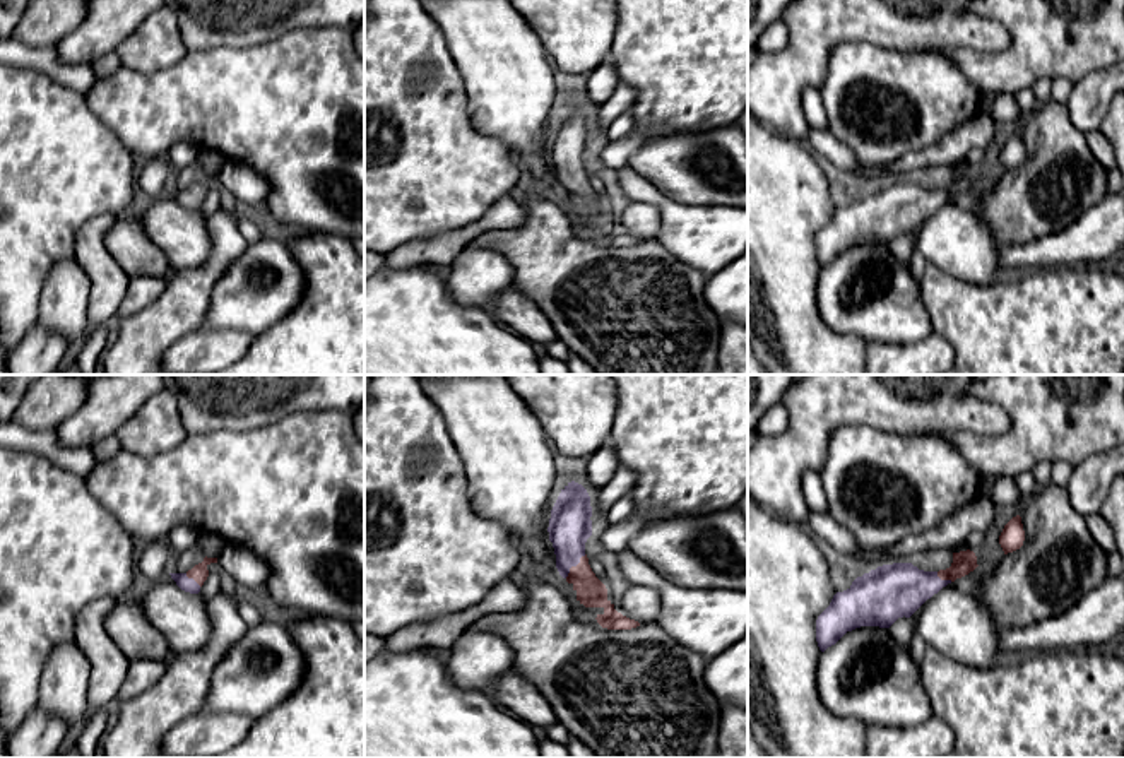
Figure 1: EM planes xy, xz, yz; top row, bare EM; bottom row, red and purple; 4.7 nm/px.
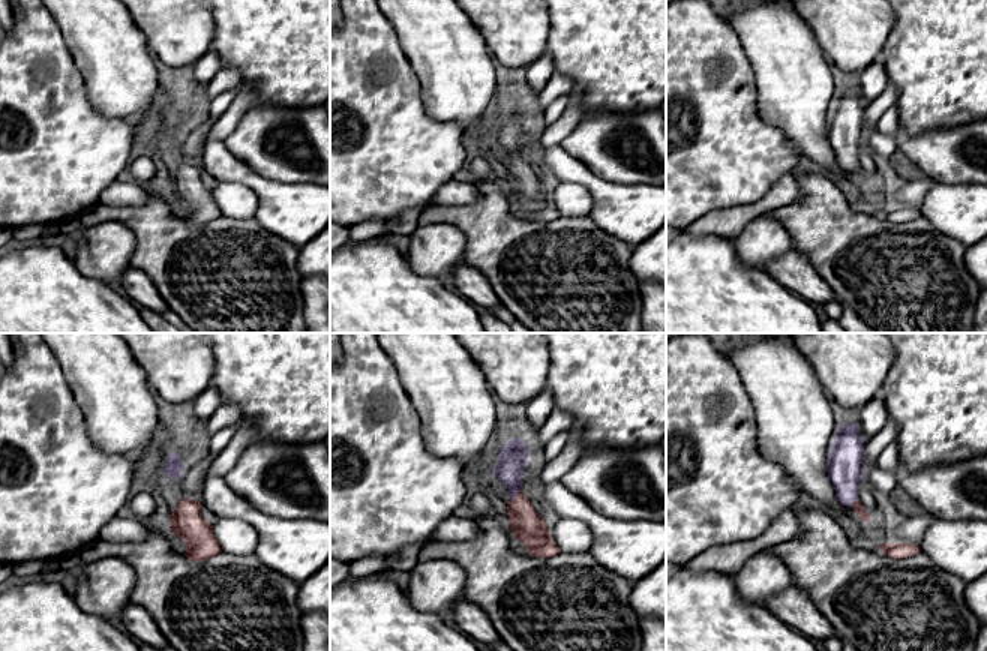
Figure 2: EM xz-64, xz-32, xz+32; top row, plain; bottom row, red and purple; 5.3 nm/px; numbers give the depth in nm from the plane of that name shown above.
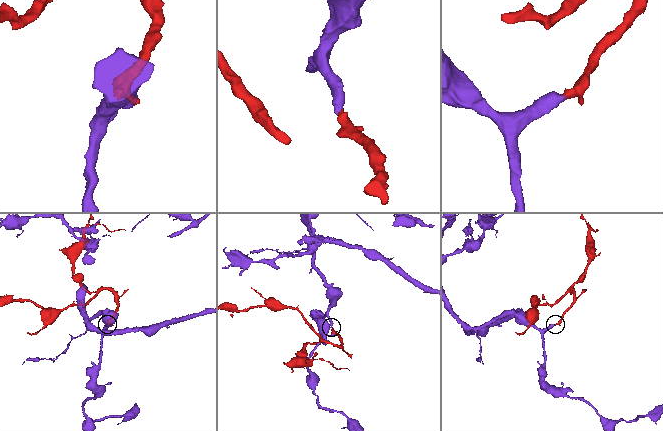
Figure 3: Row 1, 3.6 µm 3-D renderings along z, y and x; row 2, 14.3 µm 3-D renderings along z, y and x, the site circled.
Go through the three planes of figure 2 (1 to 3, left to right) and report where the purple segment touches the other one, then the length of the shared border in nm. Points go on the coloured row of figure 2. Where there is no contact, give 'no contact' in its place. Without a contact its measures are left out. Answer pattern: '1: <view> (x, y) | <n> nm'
1: no contact
2: xz-32 (518, 495) | 90 nm
3: xz+32 (854, 503) | 70 nm

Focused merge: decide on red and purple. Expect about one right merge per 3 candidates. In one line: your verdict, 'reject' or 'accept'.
accept

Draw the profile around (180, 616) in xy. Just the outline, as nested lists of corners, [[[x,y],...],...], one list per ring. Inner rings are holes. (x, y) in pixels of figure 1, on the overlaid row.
[[[171,575],[156,580],[140,597],[140,606],[175,654],[198,650],[212,637],[207,602],[200,594],[181,590]]]

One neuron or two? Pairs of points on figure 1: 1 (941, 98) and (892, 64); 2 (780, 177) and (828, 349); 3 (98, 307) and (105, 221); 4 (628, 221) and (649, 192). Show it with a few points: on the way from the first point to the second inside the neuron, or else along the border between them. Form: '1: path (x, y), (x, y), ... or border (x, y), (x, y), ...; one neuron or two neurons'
1: path (929, 96), (924, 96), (904, 76); one neuron
2: path (780, 221), (780, 305), (784, 308); one neuron
3: path (100, 286), (96, 242); one neuron
4: border (632, 201), (647, 201), (659, 207), (657, 238); two neurons

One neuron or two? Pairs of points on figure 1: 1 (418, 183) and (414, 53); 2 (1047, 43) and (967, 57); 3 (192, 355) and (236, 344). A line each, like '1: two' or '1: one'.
1: one
2: one
3: one

